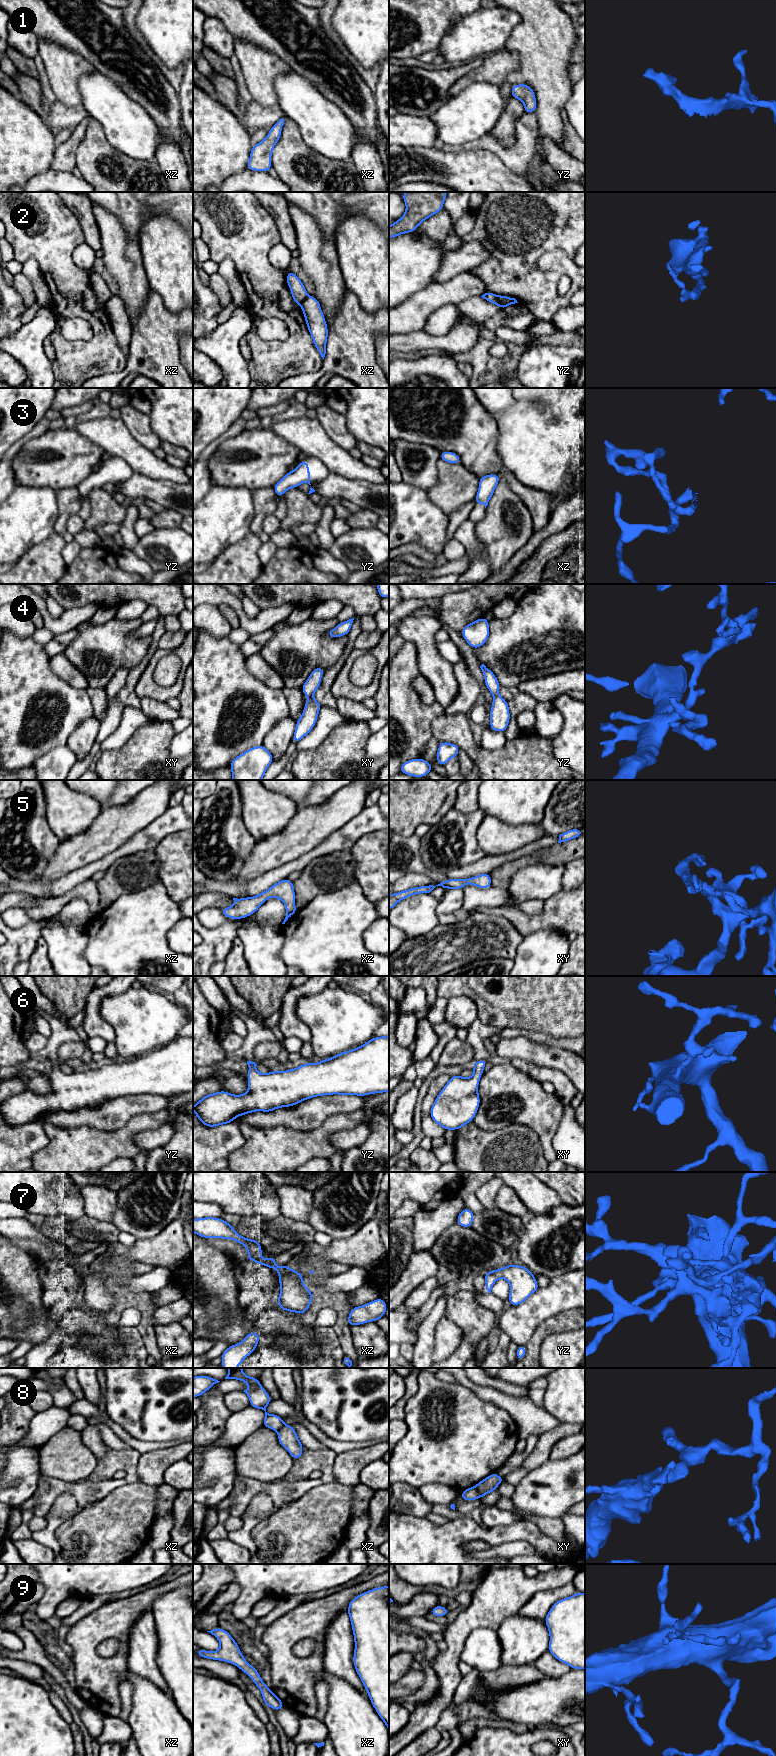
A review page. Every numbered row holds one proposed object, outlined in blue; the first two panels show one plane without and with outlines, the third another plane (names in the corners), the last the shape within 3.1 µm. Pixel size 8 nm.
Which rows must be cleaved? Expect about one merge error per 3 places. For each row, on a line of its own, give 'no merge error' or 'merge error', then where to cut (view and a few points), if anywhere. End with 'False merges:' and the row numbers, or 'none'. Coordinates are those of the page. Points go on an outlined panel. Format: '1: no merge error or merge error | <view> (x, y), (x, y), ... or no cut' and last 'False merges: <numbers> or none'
1: no merge error | no cut
2: merge error | yz (496, 296), (499, 303), (505, 307)
3: no merge error | no cut
4: no merge error | no cut
5: no merge error | no cut
6: no merge error | no cut
7: no merge error | no cut
8: merge error | xy (473, 1486), (479, 1497)
9: no merge error | no cut
False merges: 2, 8

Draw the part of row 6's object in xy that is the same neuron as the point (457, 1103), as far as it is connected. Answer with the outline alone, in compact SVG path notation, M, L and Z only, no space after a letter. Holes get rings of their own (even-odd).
M482 1059L474 1062L473 1075L464 1078L461 1075L451 1076L433 1103L430 1117L445 1130L458 1130L469 1122L472 1122L480 1105L478 1085L483 1074L487 1060Z

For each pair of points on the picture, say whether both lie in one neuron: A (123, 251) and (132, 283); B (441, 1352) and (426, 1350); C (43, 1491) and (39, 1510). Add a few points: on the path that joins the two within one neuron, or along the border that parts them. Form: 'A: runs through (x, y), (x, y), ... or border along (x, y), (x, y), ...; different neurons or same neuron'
A: runs through (123, 259), (129, 275); same neuron
B: border along (435, 1328), (434, 1350), (431, 1357); different neurons
C: runs through (43, 1496), (43, 1505); same neuron

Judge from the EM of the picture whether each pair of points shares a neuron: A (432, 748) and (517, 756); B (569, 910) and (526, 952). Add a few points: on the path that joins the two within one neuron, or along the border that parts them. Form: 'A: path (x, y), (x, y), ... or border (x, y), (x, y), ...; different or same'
A: border (433, 736), (439, 741); different
B: border (567, 934), (554, 929), (538, 929), (527, 935); different

